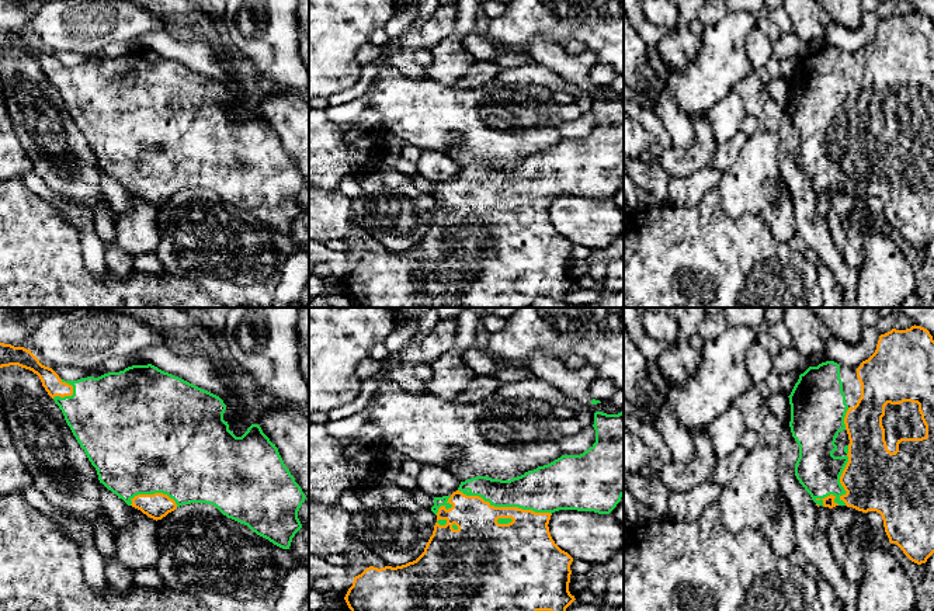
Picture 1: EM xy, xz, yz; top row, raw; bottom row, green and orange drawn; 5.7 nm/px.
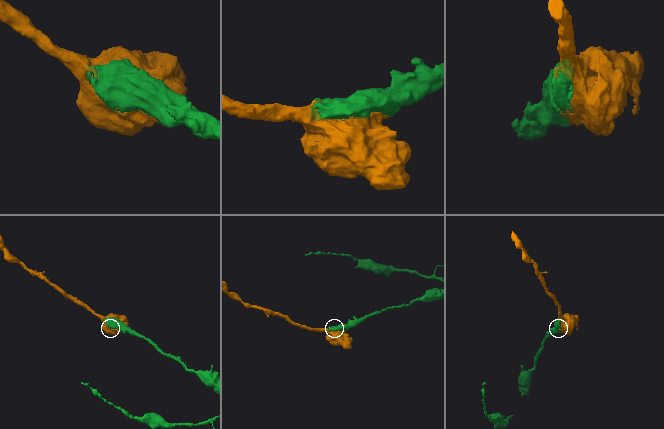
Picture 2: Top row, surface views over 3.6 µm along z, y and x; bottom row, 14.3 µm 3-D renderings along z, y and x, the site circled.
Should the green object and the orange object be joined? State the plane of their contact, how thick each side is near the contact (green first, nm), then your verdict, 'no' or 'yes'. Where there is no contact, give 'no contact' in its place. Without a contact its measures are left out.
xz | 260/300 nm | yes

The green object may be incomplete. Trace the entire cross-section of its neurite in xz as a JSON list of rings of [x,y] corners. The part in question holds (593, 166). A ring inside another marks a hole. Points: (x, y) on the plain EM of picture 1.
[[[596,97],[593,112],[596,115],[596,128],[580,140],[562,140],[548,150],[538,152],[510,166],[476,162],[461,167],[458,176],[451,181],[434,183],[431,197],[437,201],[437,208],[424,237],[416,246],[406,250],[396,253],[385,251],[381,254],[369,251],[354,263],[353,271],[348,274],[344,285],[357,303],[357,308],[530,308],[537,296],[551,296],[565,302],[566,294],[576,285],[569,277],[573,243],[552,225],[548,212],[551,201],[559,195],[610,199],[624,181],[624,97],[618,100]]]

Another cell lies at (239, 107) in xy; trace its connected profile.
[[[226,91],[223,105],[229,110],[229,115],[236,121],[242,122],[247,114],[253,110],[246,97],[235,96]]]

